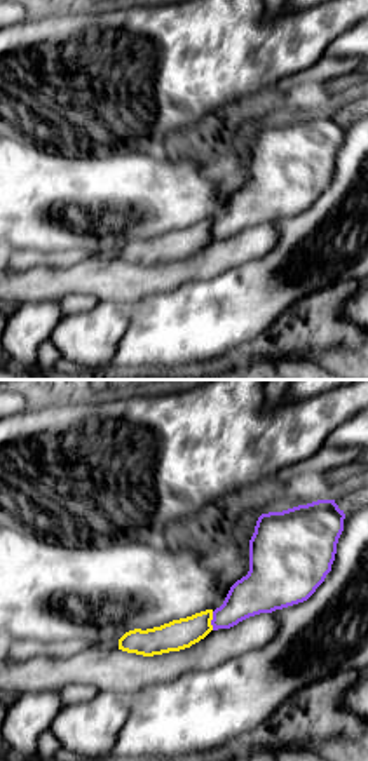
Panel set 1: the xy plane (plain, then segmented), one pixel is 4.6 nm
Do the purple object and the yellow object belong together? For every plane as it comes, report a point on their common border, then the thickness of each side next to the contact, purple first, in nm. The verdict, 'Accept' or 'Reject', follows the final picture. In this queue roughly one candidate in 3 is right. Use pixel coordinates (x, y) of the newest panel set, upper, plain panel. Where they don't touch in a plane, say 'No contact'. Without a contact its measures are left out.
Touches purple at (211, 230). Thickness 190 nm (purple) against 140 nm

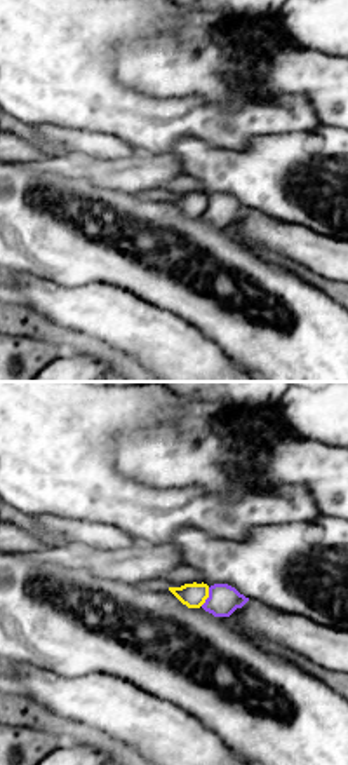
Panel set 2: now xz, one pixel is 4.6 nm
Touches purple at (209, 206). Thickness 150 nm (purple) against 110 nm

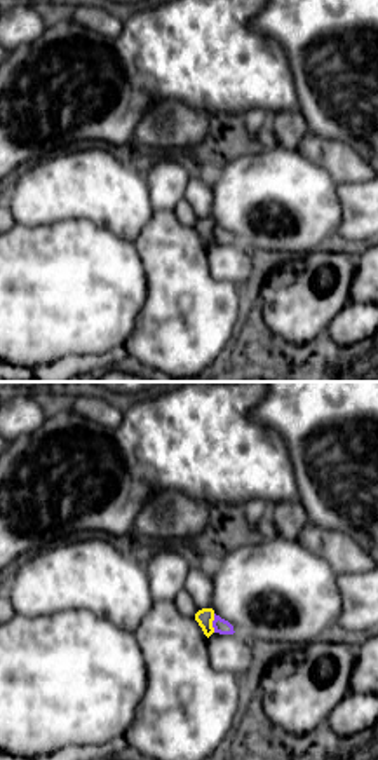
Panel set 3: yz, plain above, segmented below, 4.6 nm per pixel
Touches purple at (213, 232). Thickness 70 nm (purple) against 80 nm

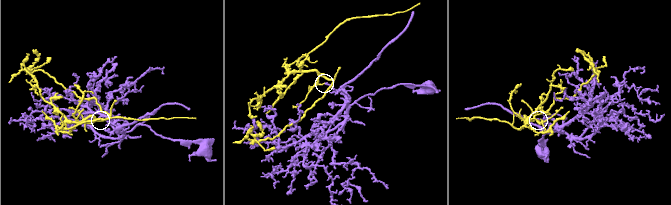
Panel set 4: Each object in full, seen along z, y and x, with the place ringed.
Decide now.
Reject

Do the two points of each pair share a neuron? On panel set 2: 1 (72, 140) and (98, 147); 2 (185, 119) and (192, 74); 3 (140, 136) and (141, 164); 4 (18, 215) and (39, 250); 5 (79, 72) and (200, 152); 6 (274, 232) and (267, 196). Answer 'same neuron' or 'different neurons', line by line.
1: same neuron
2: different neurons
3: different neurons
4: same neuron
5: different neurons
6: different neurons

